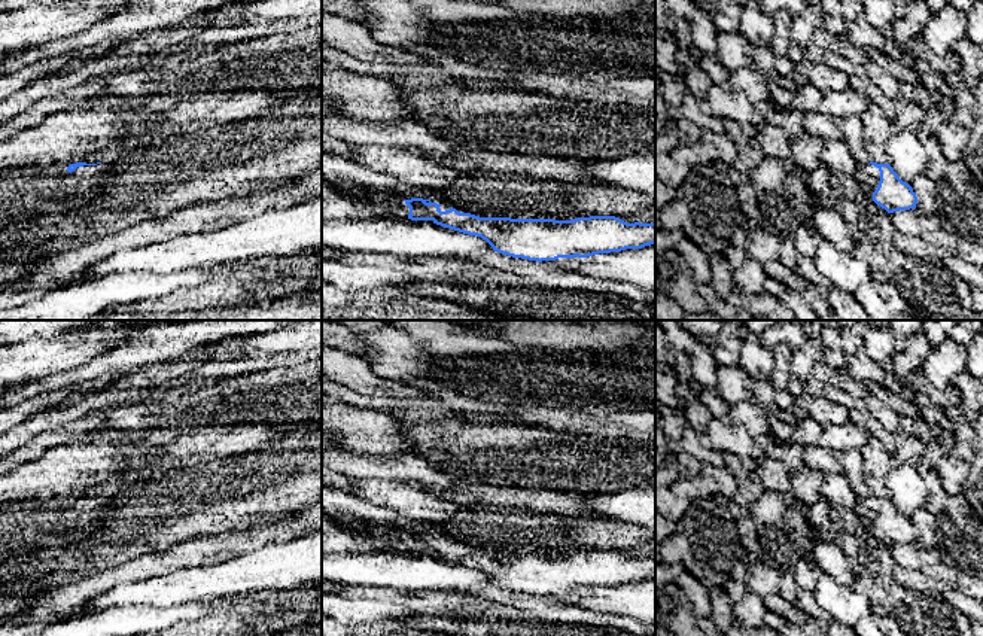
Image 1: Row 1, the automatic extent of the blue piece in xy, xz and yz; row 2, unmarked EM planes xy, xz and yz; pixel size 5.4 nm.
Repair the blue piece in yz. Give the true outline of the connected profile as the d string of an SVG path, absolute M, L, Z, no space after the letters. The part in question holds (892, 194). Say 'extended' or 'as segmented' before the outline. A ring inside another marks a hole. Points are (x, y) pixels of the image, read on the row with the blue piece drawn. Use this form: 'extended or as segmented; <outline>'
extended; M871 161L868 165L859 165L855 179L861 185L864 195L888 213L916 209L916 194L889 164Z

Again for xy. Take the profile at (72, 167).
extended; M110 162L27 165L0 170L0 228L30 216L86 206L107 183Z

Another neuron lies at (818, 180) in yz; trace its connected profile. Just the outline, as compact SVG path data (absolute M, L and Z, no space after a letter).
M819 164L819 167L807 174L804 174L806 185L813 194L816 200L821 203L830 203L833 192L830 185L830 170L825 164Z

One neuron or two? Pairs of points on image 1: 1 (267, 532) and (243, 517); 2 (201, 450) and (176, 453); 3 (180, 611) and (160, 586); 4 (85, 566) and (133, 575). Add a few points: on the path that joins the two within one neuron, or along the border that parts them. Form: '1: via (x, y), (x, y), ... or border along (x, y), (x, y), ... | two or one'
1: border along (250, 526), (234, 532) | two
2: via (195, 450), (182, 453) | one
3: border along (210, 599), (152, 608) | two
4: border along (136, 557), (70, 583) | two

